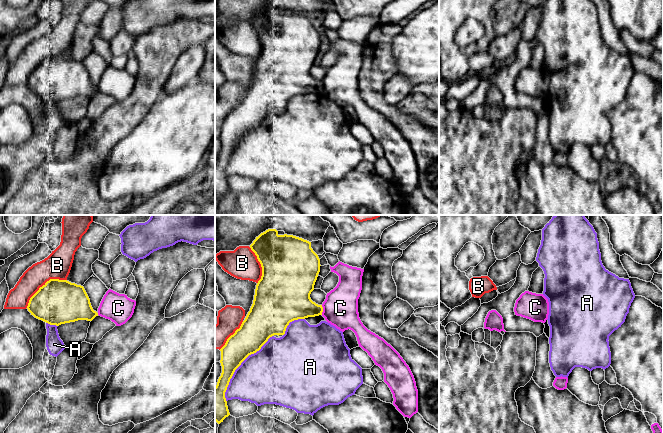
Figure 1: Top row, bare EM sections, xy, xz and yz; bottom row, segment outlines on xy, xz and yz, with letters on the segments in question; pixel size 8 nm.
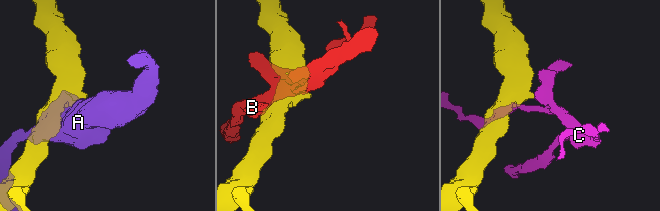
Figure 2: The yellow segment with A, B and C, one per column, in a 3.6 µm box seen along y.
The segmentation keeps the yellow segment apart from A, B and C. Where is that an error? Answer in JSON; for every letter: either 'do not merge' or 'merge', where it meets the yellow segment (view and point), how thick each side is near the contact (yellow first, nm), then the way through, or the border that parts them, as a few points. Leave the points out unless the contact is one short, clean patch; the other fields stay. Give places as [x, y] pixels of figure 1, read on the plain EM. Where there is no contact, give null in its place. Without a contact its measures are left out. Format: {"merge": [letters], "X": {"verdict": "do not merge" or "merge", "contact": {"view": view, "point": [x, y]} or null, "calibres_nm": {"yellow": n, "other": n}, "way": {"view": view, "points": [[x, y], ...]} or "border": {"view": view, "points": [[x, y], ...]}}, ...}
{"merge": [], "A": {"verdict": "do not merge", "contact": {"view": "xz", "point": [239, 141]}, "calibres_nm": {"yellow": 240, "other": 440}}, "B": {"verdict": "do not merge", "contact": {"view": "xy", "point": [43, 61]}, "calibres_nm": {"yellow": 360, "other": 220}}, "C": {"verdict": "do not merge", "contact": {"view": "xz", "point": [322, 86]}, "calibres_nm": {"yellow": 280, "other": 280}, "border": {"view": "xz", "points": [[321, 81], [322, 90]]}}}

